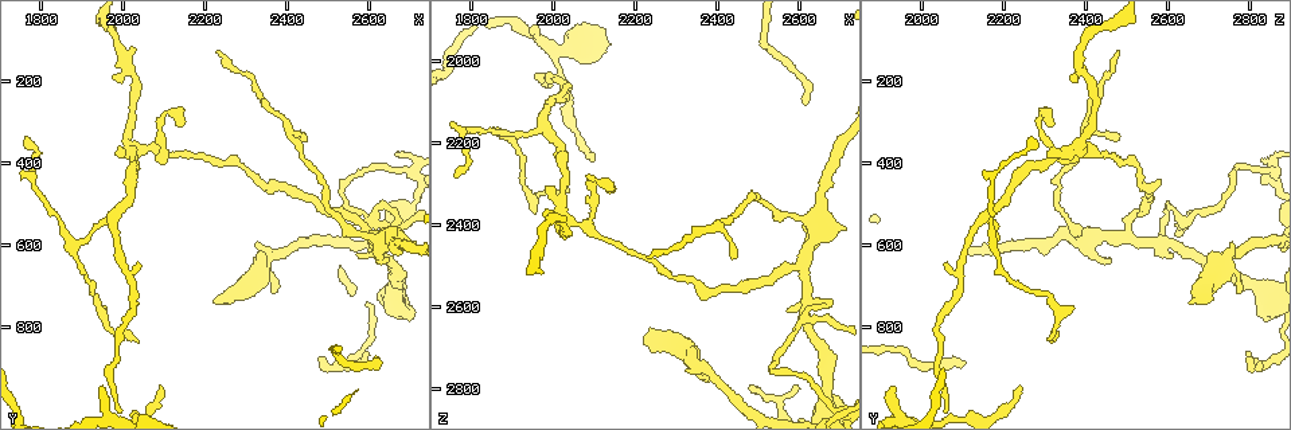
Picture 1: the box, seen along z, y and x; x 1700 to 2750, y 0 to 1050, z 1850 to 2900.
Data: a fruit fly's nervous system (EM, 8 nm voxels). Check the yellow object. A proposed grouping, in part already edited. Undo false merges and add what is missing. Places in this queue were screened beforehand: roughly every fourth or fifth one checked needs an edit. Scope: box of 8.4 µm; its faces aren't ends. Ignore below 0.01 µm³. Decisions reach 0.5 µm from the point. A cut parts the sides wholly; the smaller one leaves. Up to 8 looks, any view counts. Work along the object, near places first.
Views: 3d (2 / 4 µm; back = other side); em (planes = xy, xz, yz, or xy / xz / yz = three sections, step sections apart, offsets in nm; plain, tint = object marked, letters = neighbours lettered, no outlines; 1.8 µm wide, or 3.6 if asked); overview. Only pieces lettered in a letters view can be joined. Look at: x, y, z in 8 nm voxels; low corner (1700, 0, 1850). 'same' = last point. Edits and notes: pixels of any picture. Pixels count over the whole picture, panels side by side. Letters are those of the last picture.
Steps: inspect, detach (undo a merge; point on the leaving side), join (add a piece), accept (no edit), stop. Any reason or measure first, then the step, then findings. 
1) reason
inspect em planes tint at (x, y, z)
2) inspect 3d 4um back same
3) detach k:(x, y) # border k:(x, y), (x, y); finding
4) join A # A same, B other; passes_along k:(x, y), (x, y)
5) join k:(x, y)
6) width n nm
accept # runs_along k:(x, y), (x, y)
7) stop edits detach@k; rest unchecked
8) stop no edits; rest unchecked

four or more arms meet
inspect em planes letters at (2045, 375, 2390)

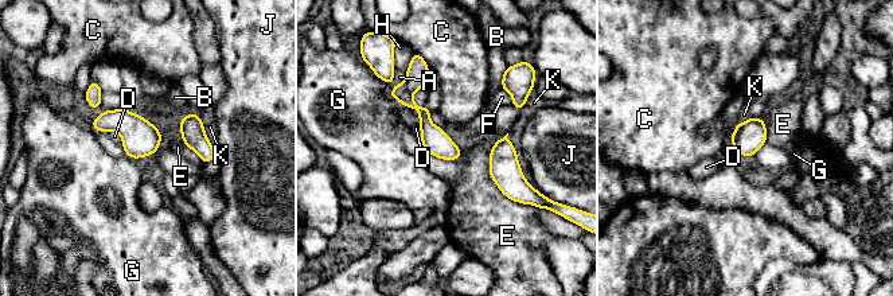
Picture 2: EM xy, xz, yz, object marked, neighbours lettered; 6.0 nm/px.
longest_contact E 420 nm
detach 2:(417, 73) # A other, B other, C other, D other, E other, F other, G other, H other, J other, K other; border 2:(405, 81), (405, 86), (412, 96); two neurons meet here

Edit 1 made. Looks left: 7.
an open end
inspect em xy step 16 letters at (1950, 945, 1925)

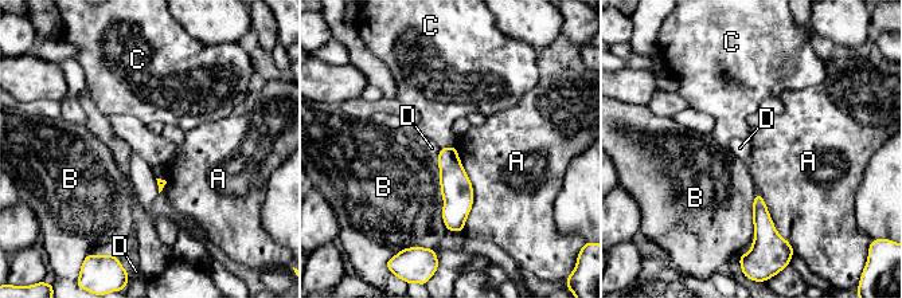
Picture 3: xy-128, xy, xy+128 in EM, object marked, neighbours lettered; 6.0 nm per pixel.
inspect em planes letters same

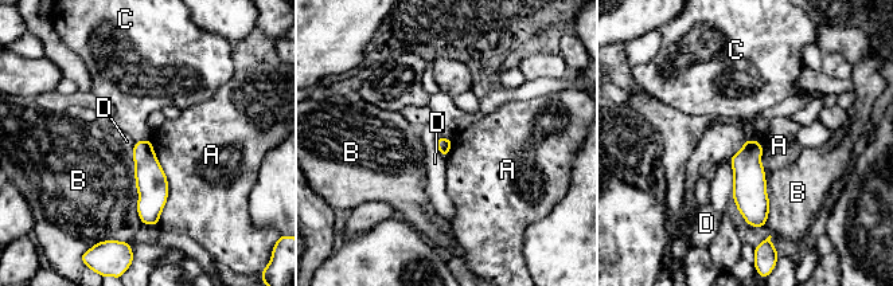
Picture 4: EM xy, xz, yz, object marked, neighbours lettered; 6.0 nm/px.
longest_contact A 500 nm
accept # A other, B other, C other, D other; border 4:(145, 138), (136, 141); none of them fits

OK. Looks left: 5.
branch stops here
inspect 3d 2um at (2485, 885, 2790)

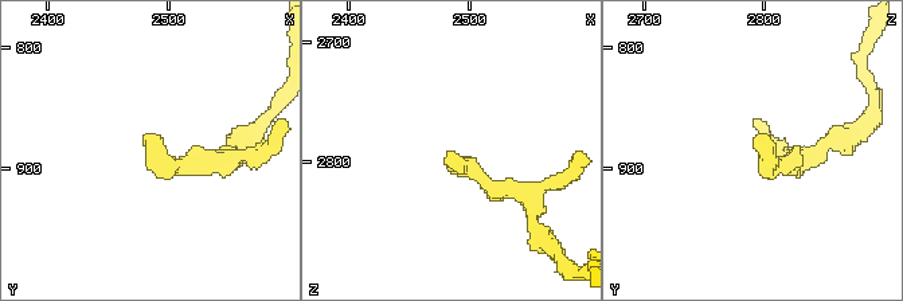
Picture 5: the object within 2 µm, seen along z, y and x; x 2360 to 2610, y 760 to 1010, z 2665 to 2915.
need the tissue
inspect em xz step 8 tint at (2484, 880, 2788)

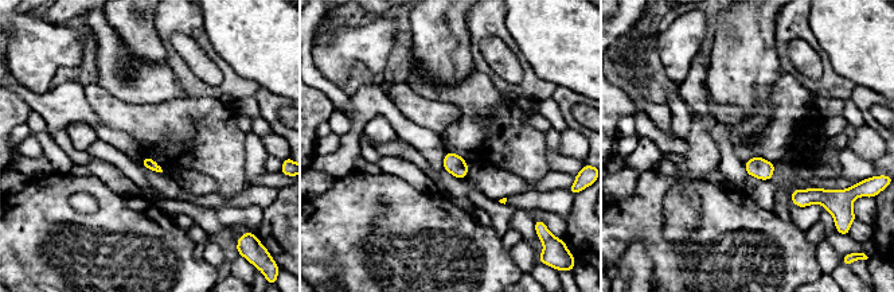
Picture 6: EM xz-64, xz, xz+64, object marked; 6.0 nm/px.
inspect em xz step 8 letters same

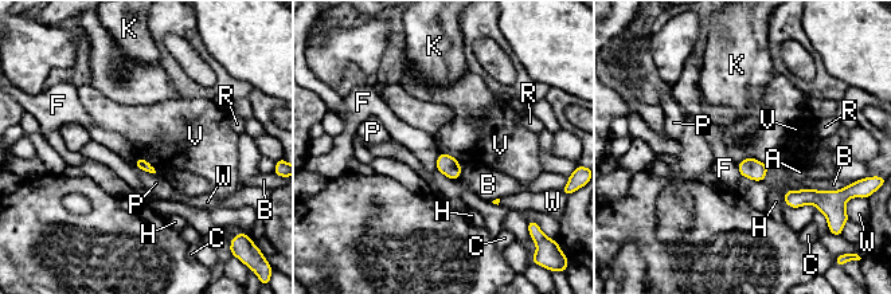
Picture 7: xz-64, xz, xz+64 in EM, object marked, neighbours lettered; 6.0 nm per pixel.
longest_contact B 280 nm
accept # A other, B other, C other, F other, H other, K other, P other, R other, V other, W other; none of them fits

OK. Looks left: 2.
two arms in line, one across
inspect 3d 2um at (2625, 595, 2585)

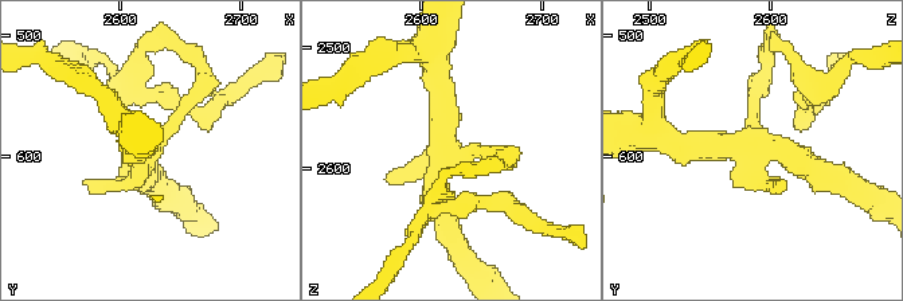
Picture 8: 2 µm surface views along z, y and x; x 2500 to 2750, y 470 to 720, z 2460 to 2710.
arms 3; now the EM
inspect em planes letters at (2624, 590, 2586)

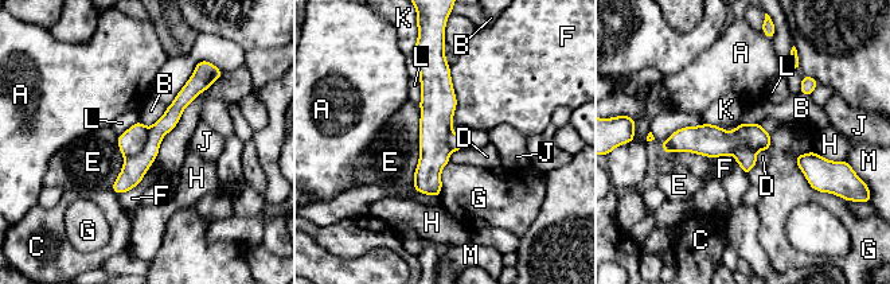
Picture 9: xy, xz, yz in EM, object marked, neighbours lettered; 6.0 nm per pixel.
width 200 nm
detach 9:(135, 167) # A other, B other, C other, D other, E other, F other, G other, H other, J other, K other, L other, M other; part_leaving 9:(195, 80), (117, 189); two neurons meet here

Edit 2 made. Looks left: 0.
stop edits detach@2, detach@9; rest unchecked

